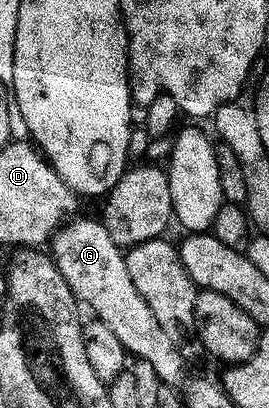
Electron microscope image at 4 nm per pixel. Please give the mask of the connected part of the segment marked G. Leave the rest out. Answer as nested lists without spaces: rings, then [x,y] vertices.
[[[78,216],[67,221],[66,225],[52,239],[52,247],[54,246],[52,257],[58,263],[58,271],[62,273],[64,280],[68,280],[68,288],[72,288],[79,303],[85,309],[87,306],[94,313],[91,315],[97,321],[108,324],[108,328],[112,328],[112,332],[116,332],[120,344],[124,344],[127,355],[134,357],[135,354],[138,362],[152,364],[152,368],[156,368],[156,376],[160,376],[163,386],[181,387],[181,382],[186,378],[188,363],[176,348],[176,344],[172,344],[172,336],[168,336],[168,332],[164,332],[160,320],[156,320],[156,316],[152,316],[152,308],[146,303],[144,296],[140,296],[136,284],[132,284],[132,272],[128,272],[123,247],[118,246],[116,240],[112,240],[112,236],[108,236],[105,221],[93,222],[90,218],[82,217]]]

